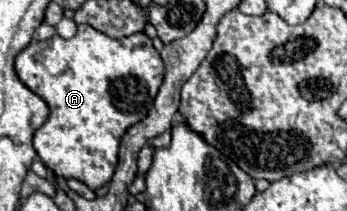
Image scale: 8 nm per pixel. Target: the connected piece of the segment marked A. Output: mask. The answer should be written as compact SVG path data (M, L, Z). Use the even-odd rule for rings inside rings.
M78 25L78 33L68 41L60 35L54 35L46 41L32 41L16 57L16 75L50 107L48 121L34 133L34 149L42 163L54 175L84 181L90 189L96 191L114 175L120 139L126 129L140 123L154 105L154 97L164 79L164 63L146 33L112 39L90 25Z

